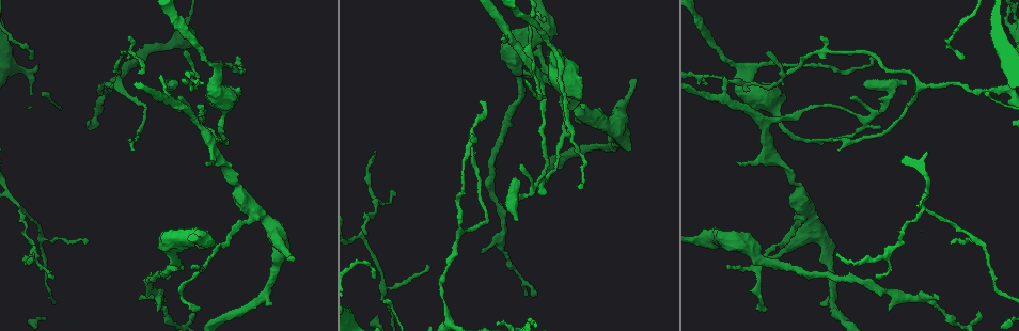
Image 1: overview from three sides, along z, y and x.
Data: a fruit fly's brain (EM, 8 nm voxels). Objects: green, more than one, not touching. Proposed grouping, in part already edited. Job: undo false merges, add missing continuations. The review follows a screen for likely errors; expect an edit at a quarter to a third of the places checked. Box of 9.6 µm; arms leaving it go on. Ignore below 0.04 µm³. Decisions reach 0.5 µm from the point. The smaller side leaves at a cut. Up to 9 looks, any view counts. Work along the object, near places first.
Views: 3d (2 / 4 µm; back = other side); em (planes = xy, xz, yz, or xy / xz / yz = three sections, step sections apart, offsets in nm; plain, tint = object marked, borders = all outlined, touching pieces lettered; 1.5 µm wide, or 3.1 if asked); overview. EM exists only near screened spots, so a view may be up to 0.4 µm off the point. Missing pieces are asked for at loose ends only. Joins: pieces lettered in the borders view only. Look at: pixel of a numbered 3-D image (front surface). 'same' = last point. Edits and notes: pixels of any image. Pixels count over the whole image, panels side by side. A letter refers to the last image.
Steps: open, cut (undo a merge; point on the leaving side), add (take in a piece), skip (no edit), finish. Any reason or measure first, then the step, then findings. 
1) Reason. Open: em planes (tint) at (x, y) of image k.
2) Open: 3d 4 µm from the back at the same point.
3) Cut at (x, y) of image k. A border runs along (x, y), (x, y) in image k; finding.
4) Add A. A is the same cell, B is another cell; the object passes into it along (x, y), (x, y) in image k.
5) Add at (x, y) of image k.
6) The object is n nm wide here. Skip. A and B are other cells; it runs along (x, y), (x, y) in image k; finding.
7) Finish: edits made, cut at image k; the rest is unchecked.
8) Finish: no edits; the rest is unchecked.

Free end. Open: em planes (plain) at (821, 303) of image 1.

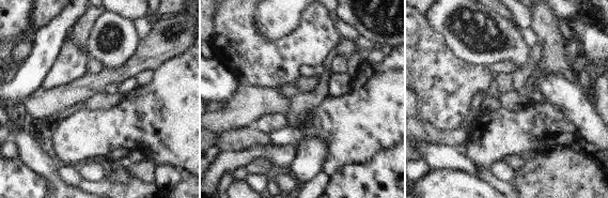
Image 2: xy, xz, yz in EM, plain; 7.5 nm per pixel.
Open: em planes (borders) at the same point.

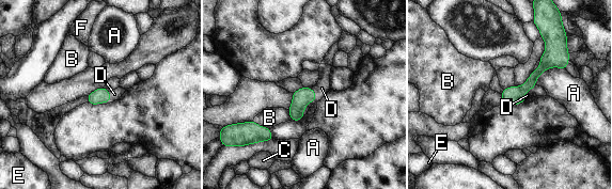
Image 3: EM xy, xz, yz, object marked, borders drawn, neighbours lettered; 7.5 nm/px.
Add D. D is the same cell, A, B, C, E and F are other cells; the object passes into it along (300, 98), (311, 100), (322, 88) in image 3; it goes on there.

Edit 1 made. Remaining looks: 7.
A narrow waist. Open: 3d 4 µm at (101, 91) of image 1.

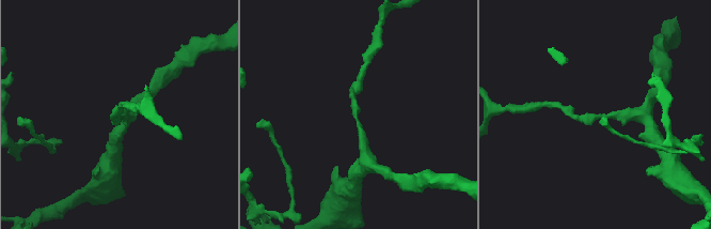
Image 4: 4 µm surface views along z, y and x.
Shape alone is not enough. Open: em xz step 4 (borders) at (601, 116) of image 4.

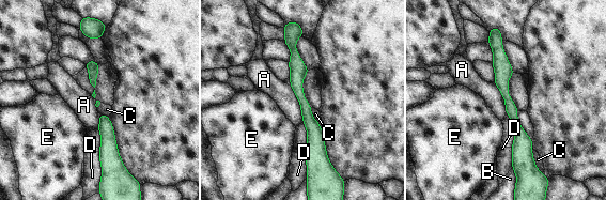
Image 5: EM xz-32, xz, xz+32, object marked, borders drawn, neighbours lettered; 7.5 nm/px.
Cut it another way. Open: em planes (borders) at the same point.

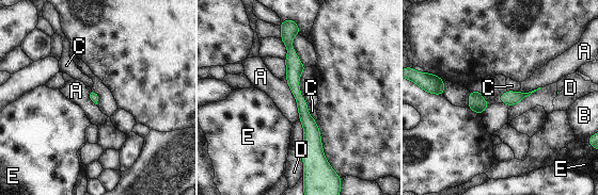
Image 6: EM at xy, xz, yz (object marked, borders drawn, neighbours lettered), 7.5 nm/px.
The longest contact is with A, 280 nm. Skip. A, B, C, D and E are other cells; a border runs along (286, 83), (295, 97), (299, 118) in image 6; continuous, no second cell.

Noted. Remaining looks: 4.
Open: em planes (borders) at (576, 187) of image 1.

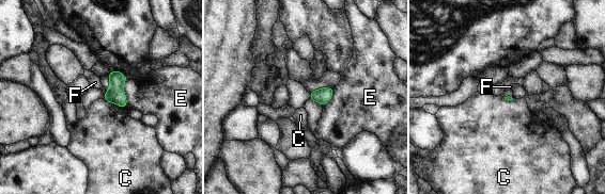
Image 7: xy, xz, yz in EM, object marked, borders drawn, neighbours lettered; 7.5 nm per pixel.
Skip. C, E and F are other cells; a border runs along (115, 103), (125, 108) in image 7; none of them fits.

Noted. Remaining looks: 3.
Tapers out. Open: em xy step 8 (tint) at (86, 244) of image 1.

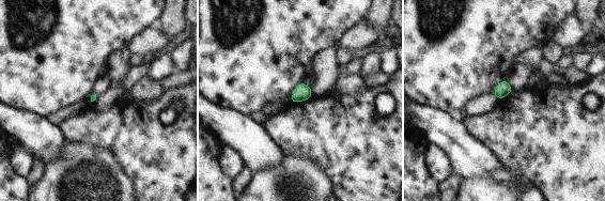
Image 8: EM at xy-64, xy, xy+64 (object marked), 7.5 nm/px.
Open: em yz step 8 (borders) at the same point.

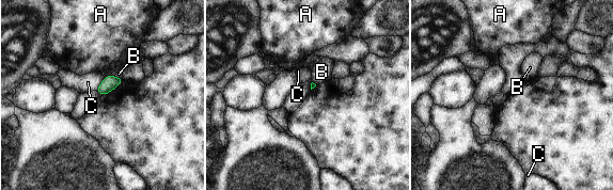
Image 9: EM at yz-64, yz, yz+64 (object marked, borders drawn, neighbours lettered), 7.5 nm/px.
Skip. A, B and C are other cells; a border runs along (104, 78), (95, 90) in image 9; none of them fits.

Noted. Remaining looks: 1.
Finish: edits made, add at image 3; the rest is unchecked.

